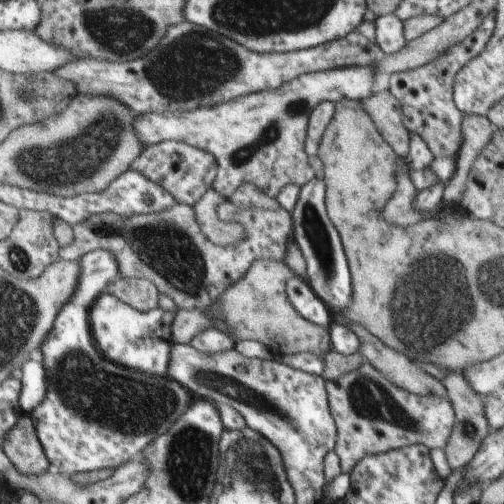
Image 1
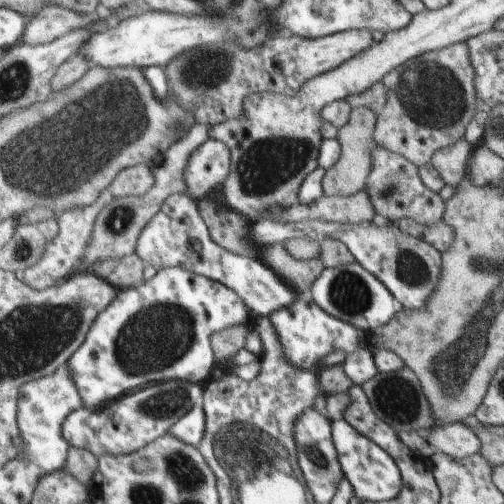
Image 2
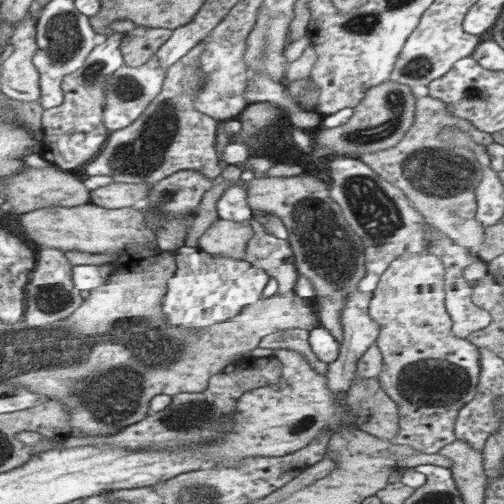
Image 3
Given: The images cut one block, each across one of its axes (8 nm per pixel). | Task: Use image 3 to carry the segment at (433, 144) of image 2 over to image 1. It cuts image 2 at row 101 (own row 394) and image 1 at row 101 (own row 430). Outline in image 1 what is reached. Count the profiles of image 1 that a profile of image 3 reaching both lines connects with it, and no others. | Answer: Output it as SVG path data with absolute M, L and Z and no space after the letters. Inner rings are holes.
M495 12L479 24L469 38L463 38L459 44L447 48L435 60L407 72L393 72L389 76L389 94L399 102L403 114L403 130L409 134L417 134L431 156L439 158L457 158L463 146L463 114L455 108L453 100L453 84L459 74L473 58L483 54L491 34L495 32Z

